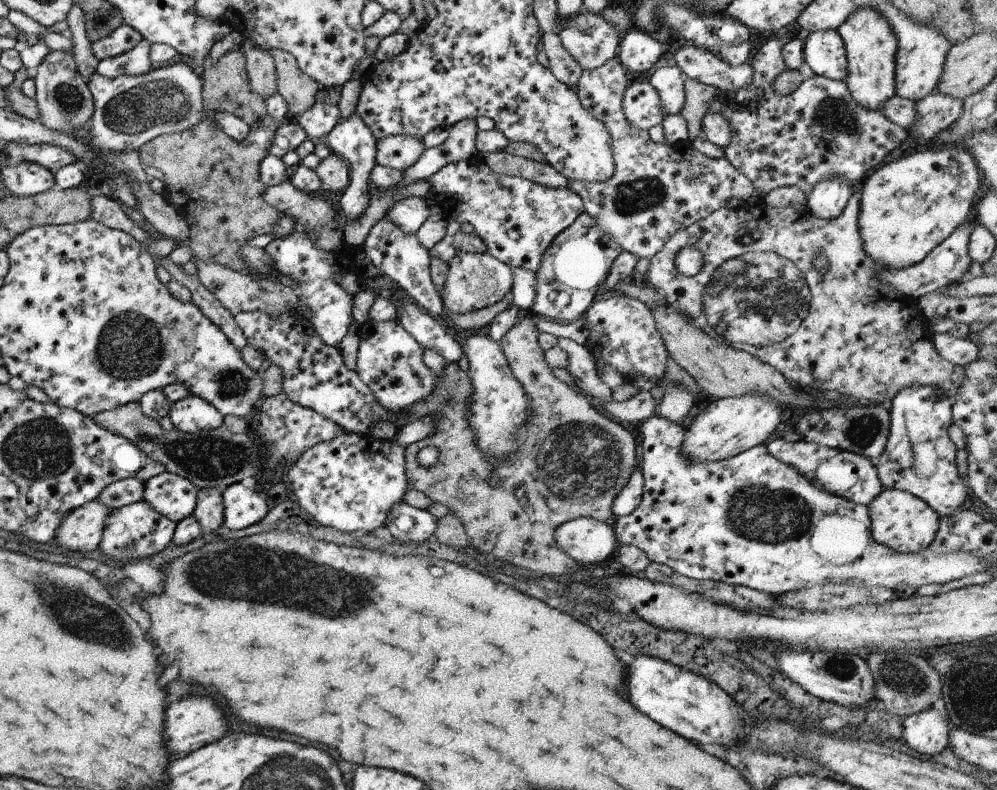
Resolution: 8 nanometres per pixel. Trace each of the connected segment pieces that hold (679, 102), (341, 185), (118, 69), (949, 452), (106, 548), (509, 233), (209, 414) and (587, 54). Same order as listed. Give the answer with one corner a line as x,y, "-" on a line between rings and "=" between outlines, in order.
678,66
660,68
650,76
650,84
660,96
666,115
682,113
685,104
686,79
684,72
=
332,152
328,158
324,158
315,170
326,193
349,188
350,170
349,164
340,155
=
143,39
130,52
100,61
96,72
110,80
118,76
144,76
154,68
150,59
151,46
152,43
=
912,384
900,390
889,405
889,443
875,461
884,489
910,492
924,500
939,518
964,510
965,500
971,495
958,474
957,448
948,436
948,427
953,424
952,406
953,400
936,386
=
140,501
122,508
114,509
112,516
106,520
102,540
98,550
120,564
132,560
148,560
151,556
162,552
170,541
176,528
176,523
156,512
147,502
=
479,154
464,161
446,164
429,178
429,182
434,190
434,202
442,208
446,220
470,223
487,245
487,253
510,267
526,268
535,274
540,270
548,246
585,211
582,198
568,187
549,188
522,176
497,174
=
191,394
171,404
169,417
174,427
184,433
216,430
223,425
223,415
212,404
=
581,11
575,16
570,16
562,21
566,26
559,31
561,44
568,50
577,64
584,70
593,70
603,66
608,60
617,57
622,34
614,28
602,14

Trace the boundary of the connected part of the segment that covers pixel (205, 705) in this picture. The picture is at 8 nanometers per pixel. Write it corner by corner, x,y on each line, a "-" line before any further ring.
184,696
178,702
170,704
166,710
166,734
164,736
174,756
194,752
202,748
204,744
212,744
220,740
228,730
230,728
228,728
222,708
210,696

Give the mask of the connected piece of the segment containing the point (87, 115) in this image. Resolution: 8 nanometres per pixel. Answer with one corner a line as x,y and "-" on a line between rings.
48,52
33,79
36,83
35,100
42,124
54,132
83,136
94,114
93,97
86,79
77,71
73,52

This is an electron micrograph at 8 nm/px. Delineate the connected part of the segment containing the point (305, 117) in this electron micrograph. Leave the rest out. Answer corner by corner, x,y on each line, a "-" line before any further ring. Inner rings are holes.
315,100
312,108
308,108
304,114
300,114
298,124
304,128
308,139
313,142
324,141
330,131
341,120
340,110
336,104
327,104

